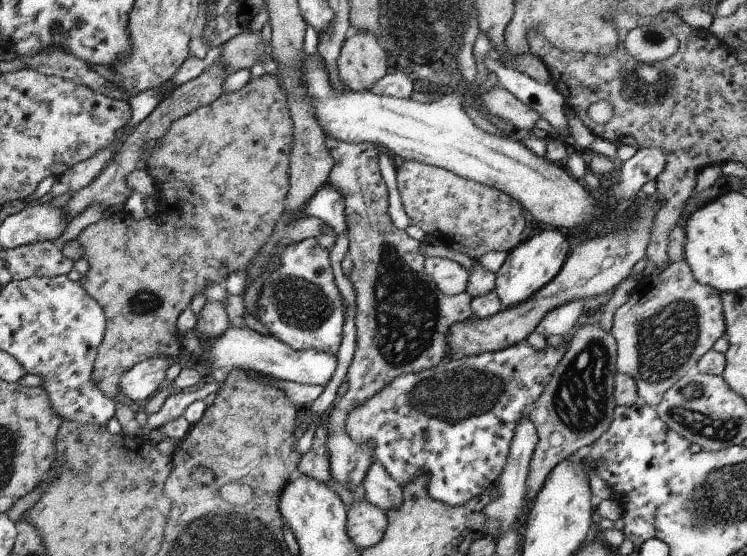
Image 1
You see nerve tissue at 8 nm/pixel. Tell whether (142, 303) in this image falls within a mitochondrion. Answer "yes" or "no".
yes

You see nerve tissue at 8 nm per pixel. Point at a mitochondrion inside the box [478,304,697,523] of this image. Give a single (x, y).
(579, 404)

